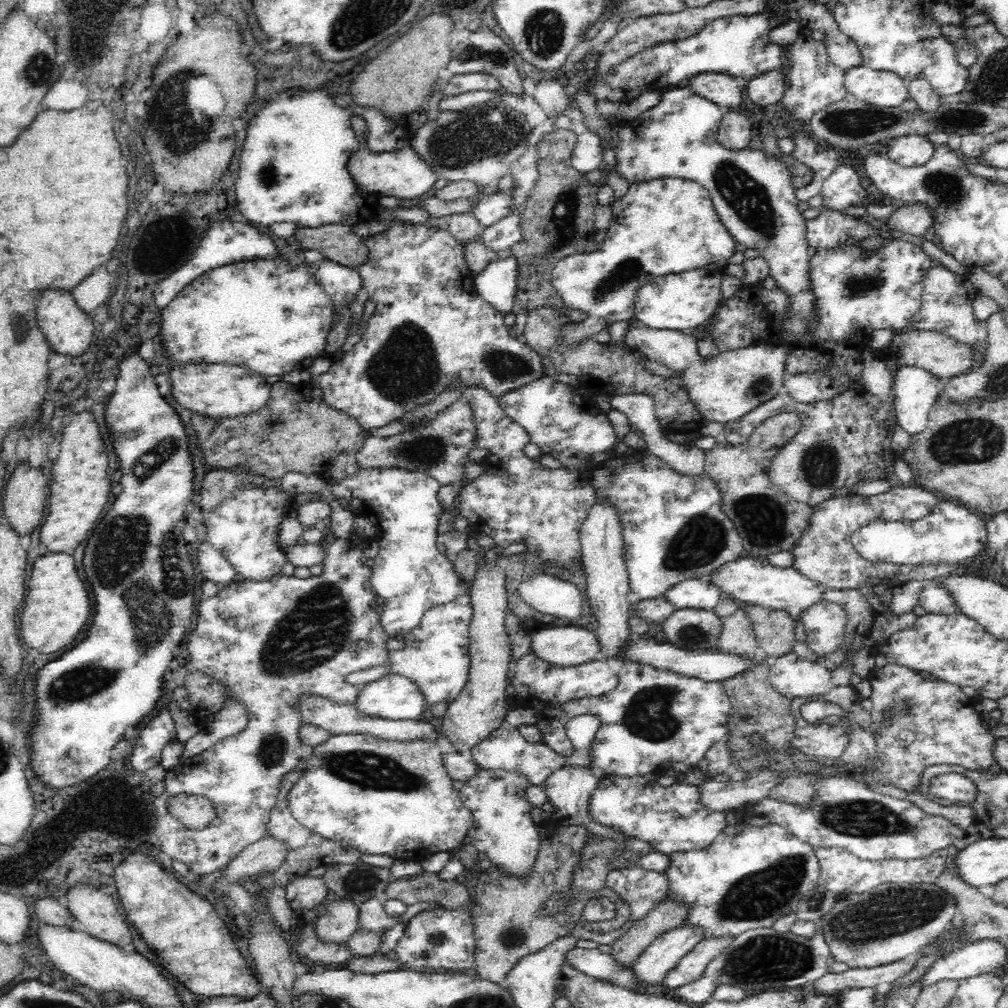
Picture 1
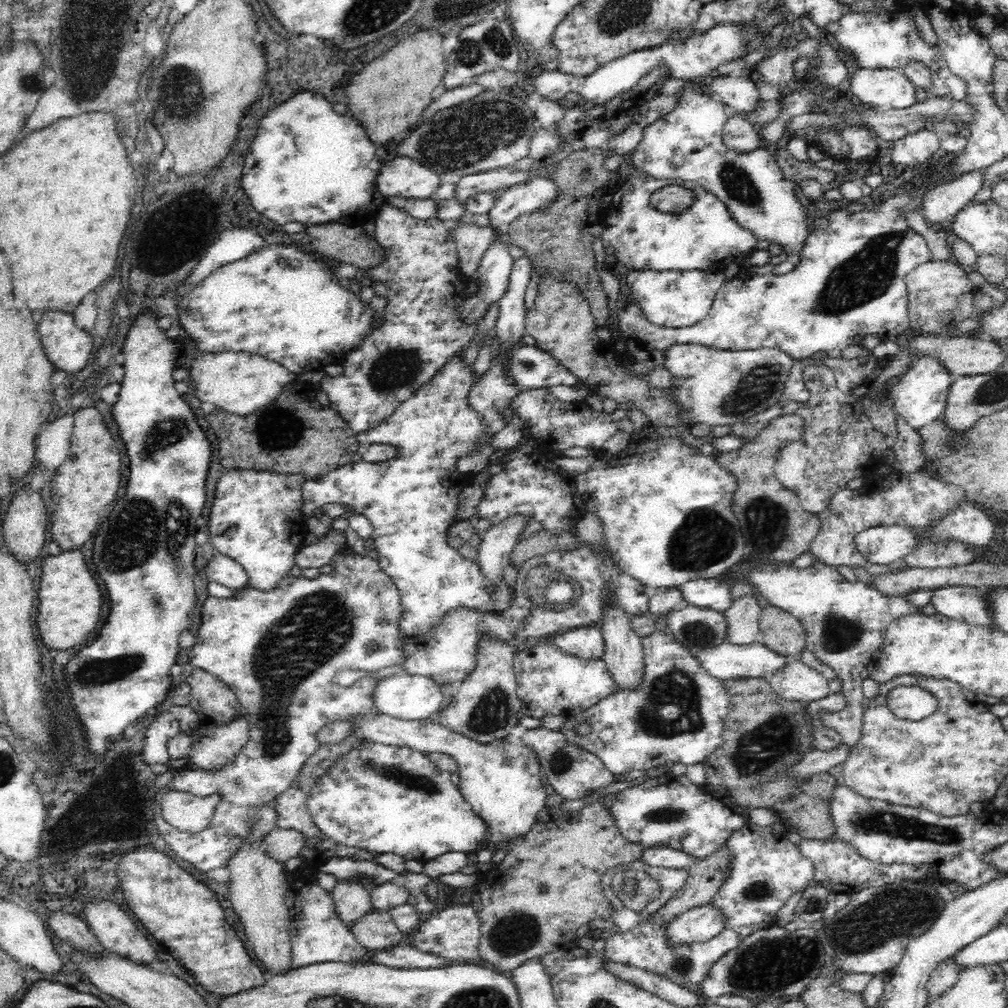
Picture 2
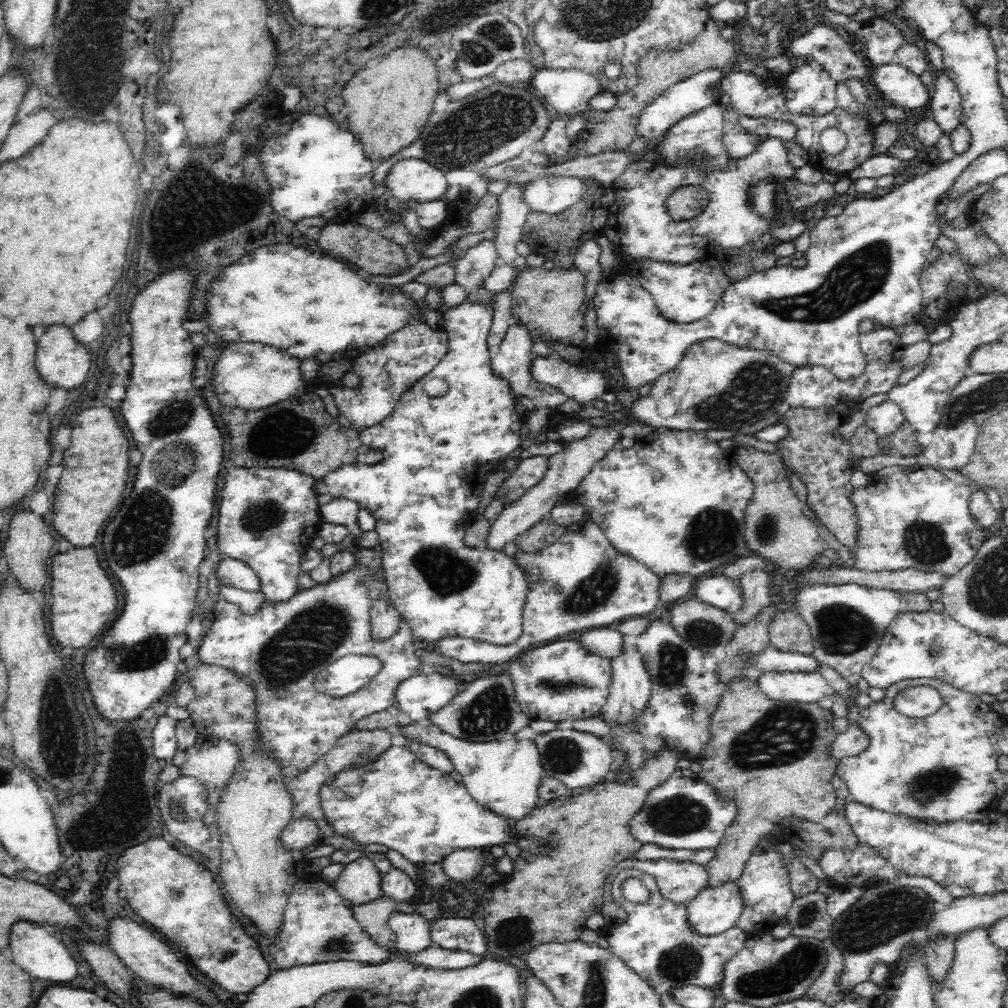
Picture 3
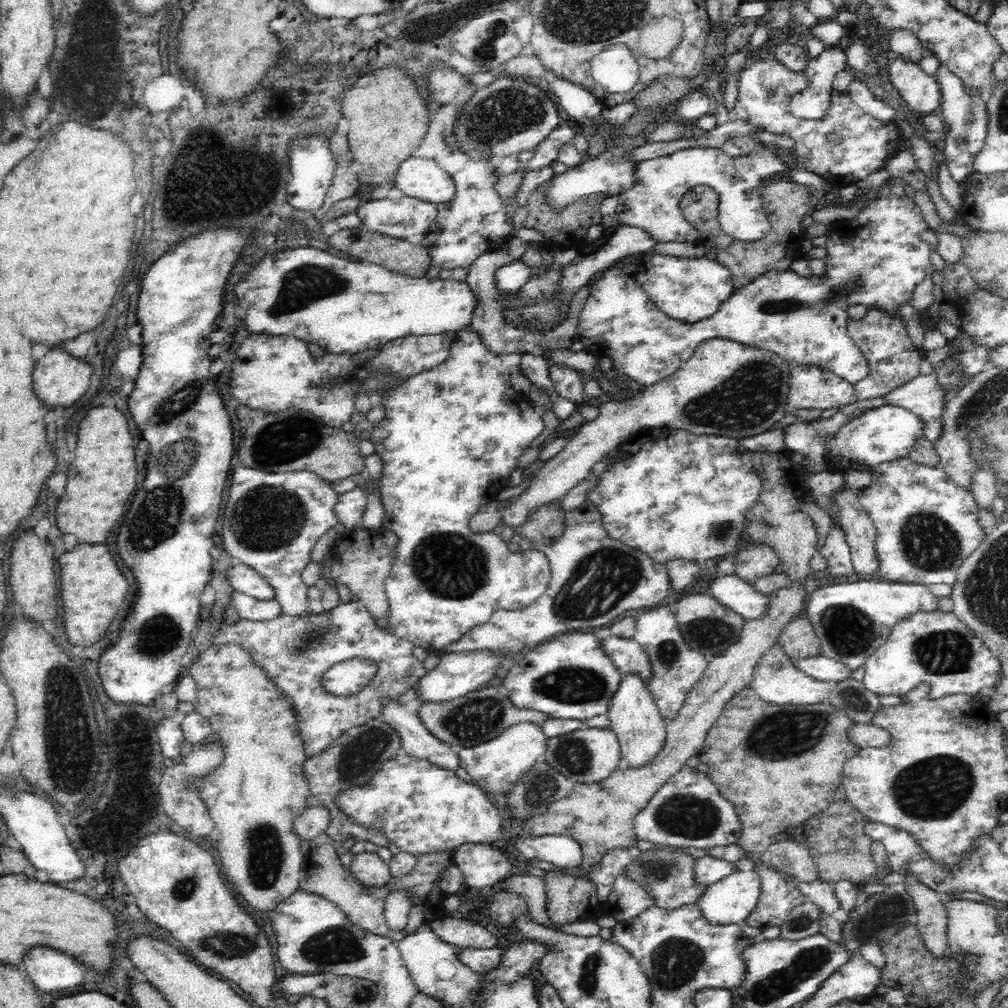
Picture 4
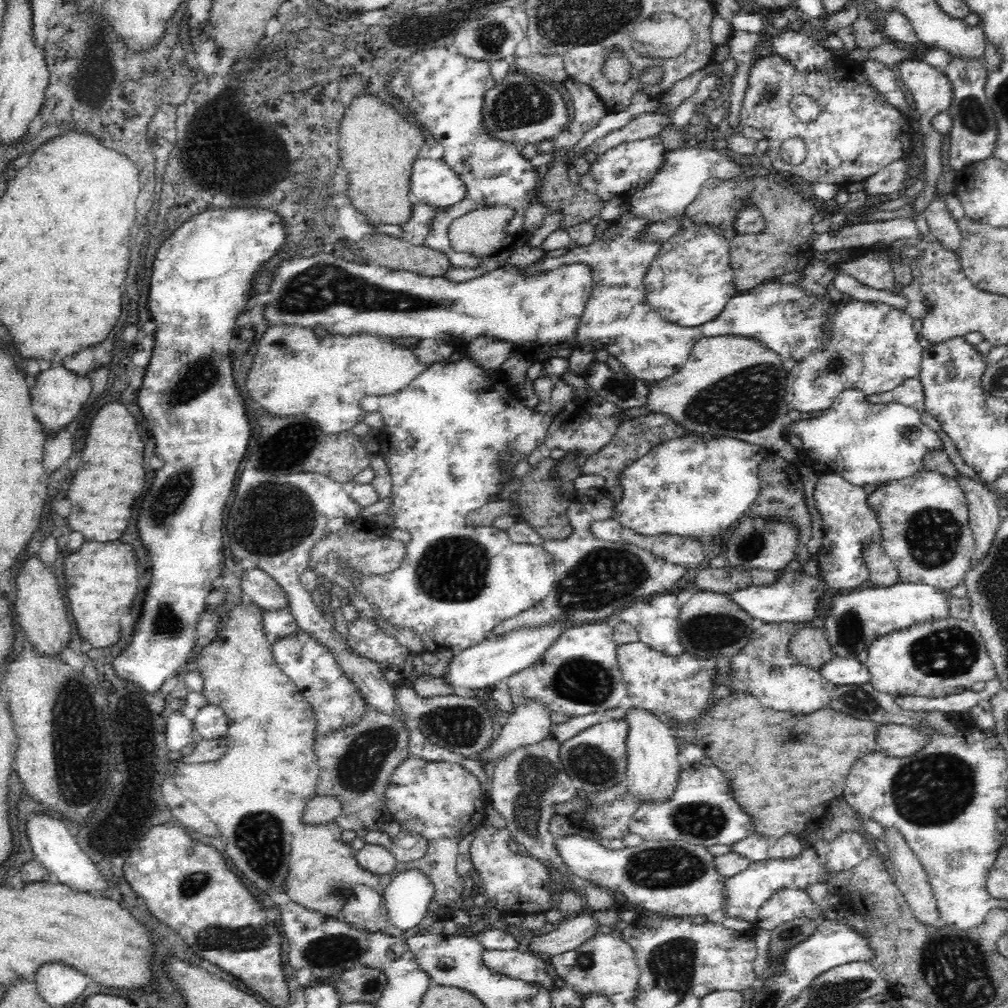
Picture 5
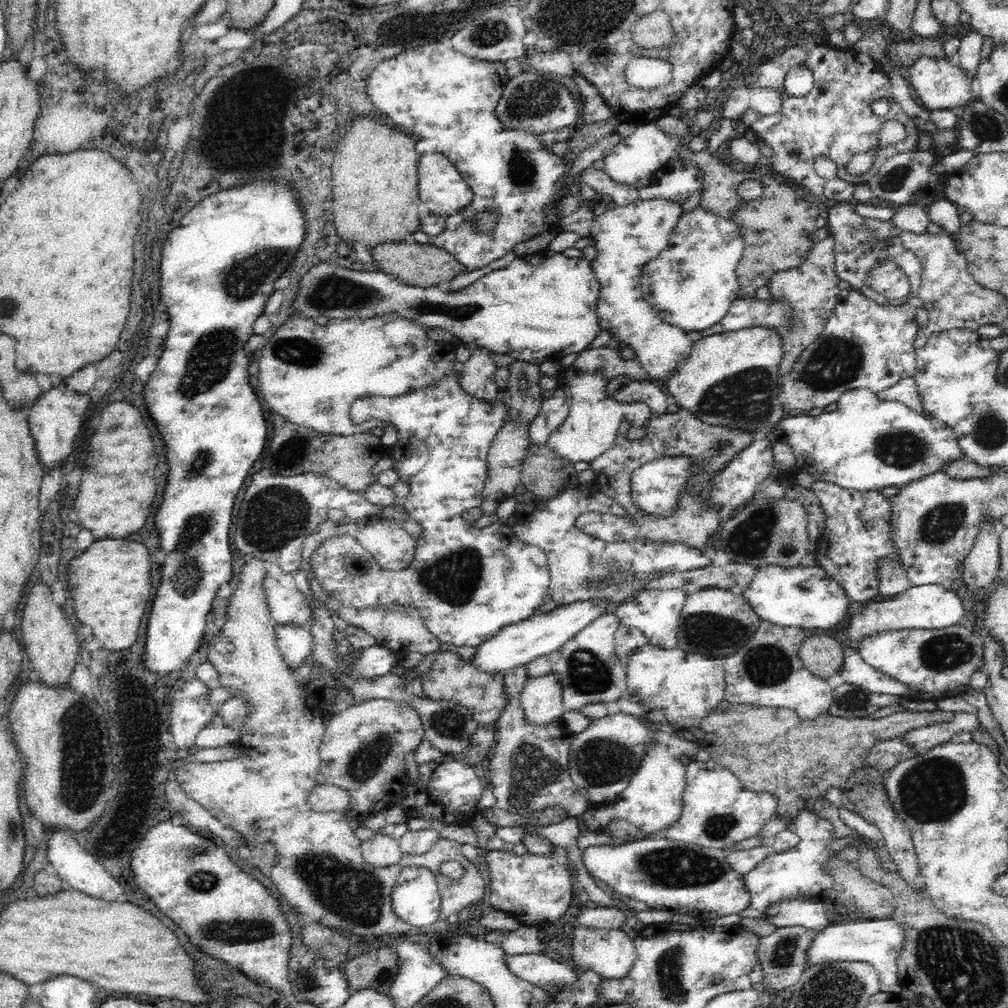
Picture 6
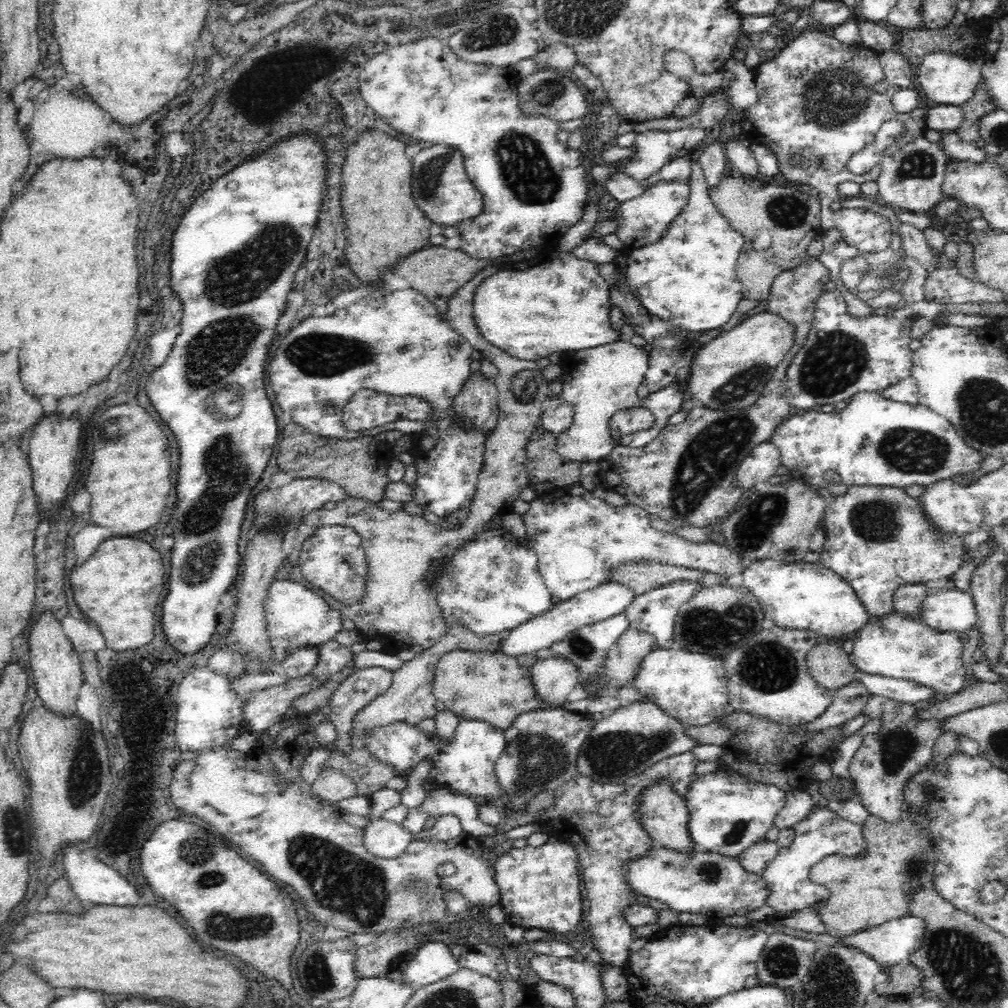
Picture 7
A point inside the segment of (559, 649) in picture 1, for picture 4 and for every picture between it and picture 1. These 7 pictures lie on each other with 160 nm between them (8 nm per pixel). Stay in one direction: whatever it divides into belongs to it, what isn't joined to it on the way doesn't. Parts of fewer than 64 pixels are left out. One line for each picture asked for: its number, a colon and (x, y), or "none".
2: (588, 643)
3: (604, 641)
4: (629, 656)

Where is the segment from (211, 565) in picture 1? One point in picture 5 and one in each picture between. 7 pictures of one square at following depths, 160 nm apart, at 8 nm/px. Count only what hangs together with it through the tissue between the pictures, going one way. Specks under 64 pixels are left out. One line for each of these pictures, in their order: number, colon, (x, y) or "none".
2: (221, 569)
3: (231, 572)
4: (244, 579)
5: (259, 586)

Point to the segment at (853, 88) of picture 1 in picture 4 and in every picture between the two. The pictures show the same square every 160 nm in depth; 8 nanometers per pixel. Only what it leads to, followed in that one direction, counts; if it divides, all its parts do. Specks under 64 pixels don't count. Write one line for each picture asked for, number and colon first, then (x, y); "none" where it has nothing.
2: (882, 88)
3: (893, 82)
4: (921, 91)

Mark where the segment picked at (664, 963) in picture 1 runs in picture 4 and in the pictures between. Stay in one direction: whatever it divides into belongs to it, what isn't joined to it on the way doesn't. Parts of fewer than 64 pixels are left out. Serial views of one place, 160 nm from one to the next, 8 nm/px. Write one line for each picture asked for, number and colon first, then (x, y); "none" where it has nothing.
2: (699, 924)
3: (717, 908)
4: (729, 901)

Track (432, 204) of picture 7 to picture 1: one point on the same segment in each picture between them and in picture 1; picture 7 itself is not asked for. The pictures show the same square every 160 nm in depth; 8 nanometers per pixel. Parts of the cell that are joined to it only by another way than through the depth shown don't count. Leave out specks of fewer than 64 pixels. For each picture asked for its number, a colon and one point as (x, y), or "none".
1: (403, 174)
2: (404, 177)
3: (409, 179)
4: (422, 178)
5: (433, 182)
6: (442, 188)

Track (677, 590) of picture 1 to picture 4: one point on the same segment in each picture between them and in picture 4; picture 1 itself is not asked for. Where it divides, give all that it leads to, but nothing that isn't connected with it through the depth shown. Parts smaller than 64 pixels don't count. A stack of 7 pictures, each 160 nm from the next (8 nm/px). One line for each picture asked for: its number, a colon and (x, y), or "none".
2: (714, 594)
3: (720, 591)
4: (735, 593)

